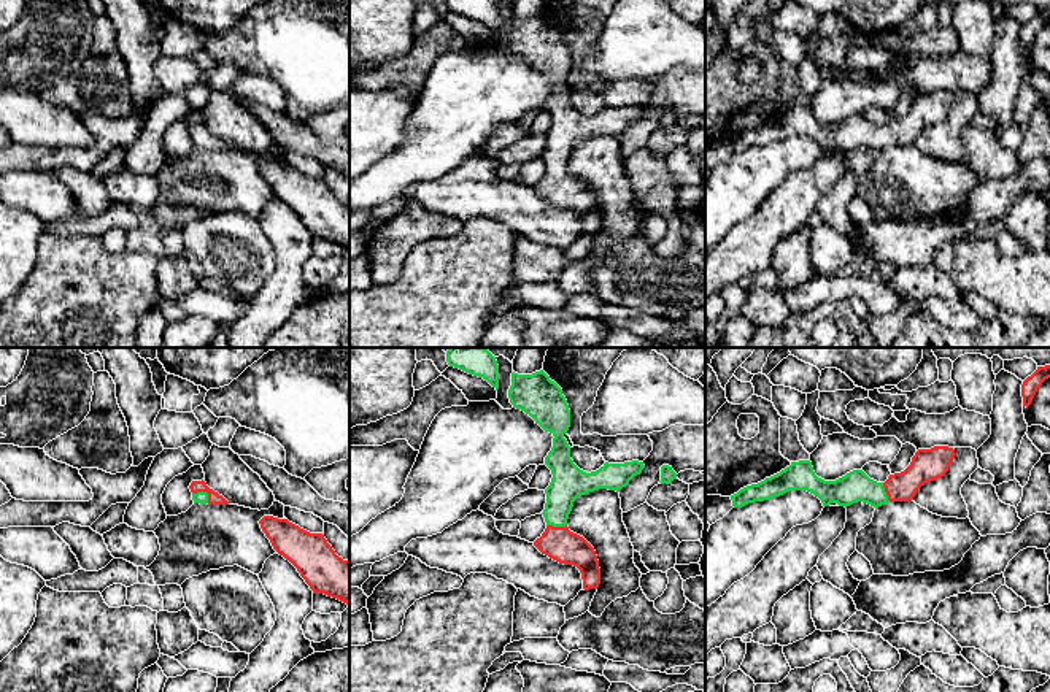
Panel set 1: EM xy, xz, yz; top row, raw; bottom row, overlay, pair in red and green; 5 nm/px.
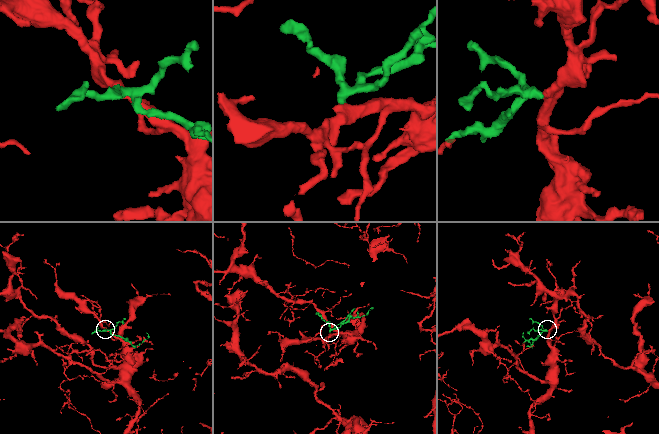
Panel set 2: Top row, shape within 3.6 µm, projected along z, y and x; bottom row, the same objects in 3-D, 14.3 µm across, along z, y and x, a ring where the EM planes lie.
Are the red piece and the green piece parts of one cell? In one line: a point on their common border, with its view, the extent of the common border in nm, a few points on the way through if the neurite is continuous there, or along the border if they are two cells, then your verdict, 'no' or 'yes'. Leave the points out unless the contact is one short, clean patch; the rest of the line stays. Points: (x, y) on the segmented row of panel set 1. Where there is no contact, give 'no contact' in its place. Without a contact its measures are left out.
xy (204, 491) | 100 nm | across xy (196, 486), (204, 491), (200, 497) | yes

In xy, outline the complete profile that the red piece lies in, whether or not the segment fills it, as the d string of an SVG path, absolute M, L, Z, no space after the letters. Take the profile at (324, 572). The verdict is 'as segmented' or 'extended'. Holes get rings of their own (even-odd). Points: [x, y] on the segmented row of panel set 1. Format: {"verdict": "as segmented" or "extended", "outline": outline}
{"verdict": "as segmented", "outline": "M264 516L259 524L273 549L297 568L313 594L349 606L349 560L338 557L322 533L310 533L273 516Z"}

